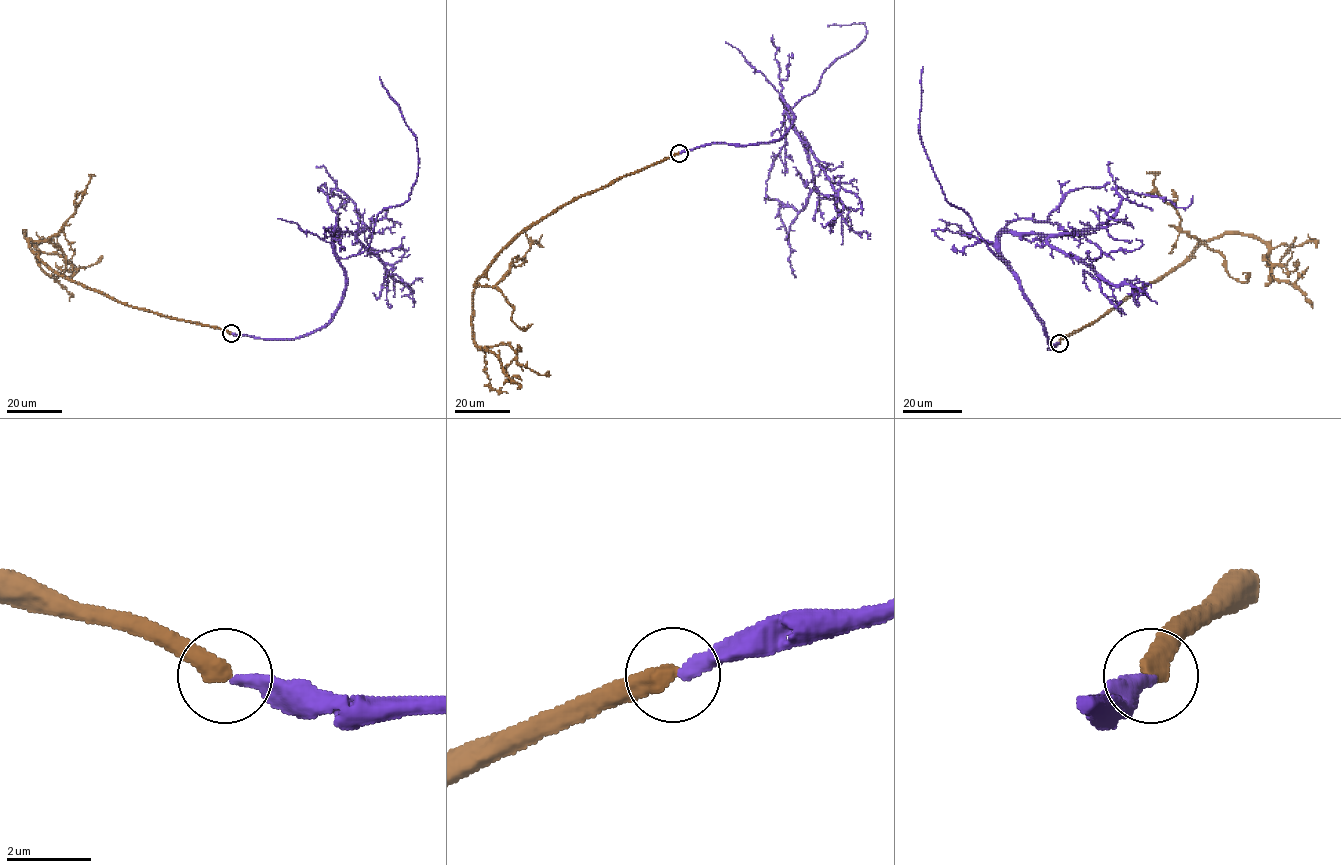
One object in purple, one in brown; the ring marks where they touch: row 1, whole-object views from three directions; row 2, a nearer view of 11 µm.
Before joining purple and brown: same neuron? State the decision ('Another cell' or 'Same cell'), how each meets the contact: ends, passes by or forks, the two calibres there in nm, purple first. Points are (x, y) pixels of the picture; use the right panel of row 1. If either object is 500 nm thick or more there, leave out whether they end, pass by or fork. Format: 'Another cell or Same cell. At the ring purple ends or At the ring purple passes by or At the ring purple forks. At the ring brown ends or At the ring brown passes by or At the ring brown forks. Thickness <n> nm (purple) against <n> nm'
Same cell. At the ring purple ends. At the ring brown ends. Thickness 320 nm (purple) against 480 nm

